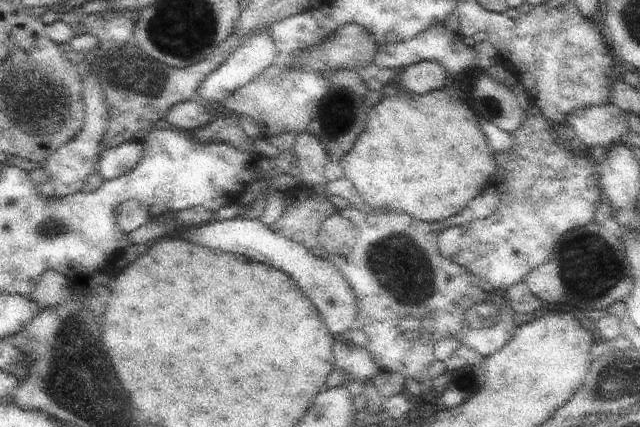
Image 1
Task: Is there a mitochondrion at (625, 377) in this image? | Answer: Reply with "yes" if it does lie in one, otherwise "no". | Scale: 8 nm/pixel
yes

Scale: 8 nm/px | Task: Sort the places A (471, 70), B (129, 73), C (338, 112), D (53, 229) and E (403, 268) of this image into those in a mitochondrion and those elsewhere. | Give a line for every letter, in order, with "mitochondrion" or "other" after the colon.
A: other
B: mitochondrion
C: mitochondrion
D: mitochondrion
E: mitochondrion

